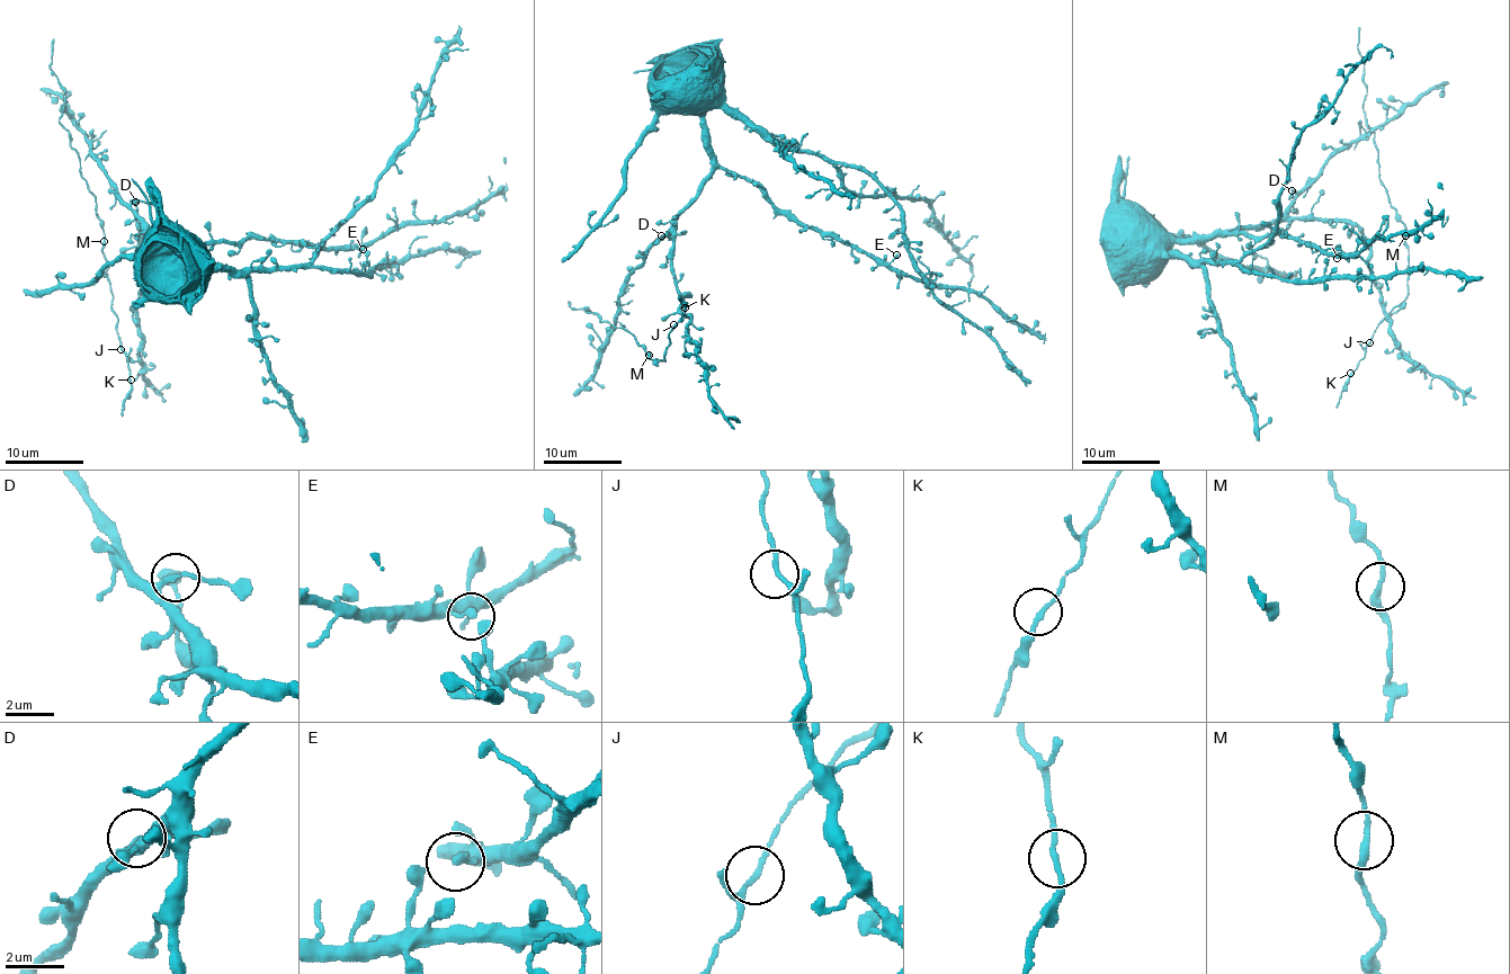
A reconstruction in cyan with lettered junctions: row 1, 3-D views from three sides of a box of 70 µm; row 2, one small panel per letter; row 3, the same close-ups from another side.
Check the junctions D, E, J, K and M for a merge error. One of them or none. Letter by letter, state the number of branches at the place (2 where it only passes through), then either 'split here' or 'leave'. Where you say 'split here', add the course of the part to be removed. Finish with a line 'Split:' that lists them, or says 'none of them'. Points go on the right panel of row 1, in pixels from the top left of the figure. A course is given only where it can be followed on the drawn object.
D: branches 2; leave
E: branches 2; leave
J: branches 2; leave
K: branches 2; leave
M: branches 2; leave
Split: none of them

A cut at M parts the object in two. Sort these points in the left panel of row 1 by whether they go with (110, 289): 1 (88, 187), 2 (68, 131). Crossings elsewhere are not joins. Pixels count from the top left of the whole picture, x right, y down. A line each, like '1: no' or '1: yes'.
1: no
2: no

